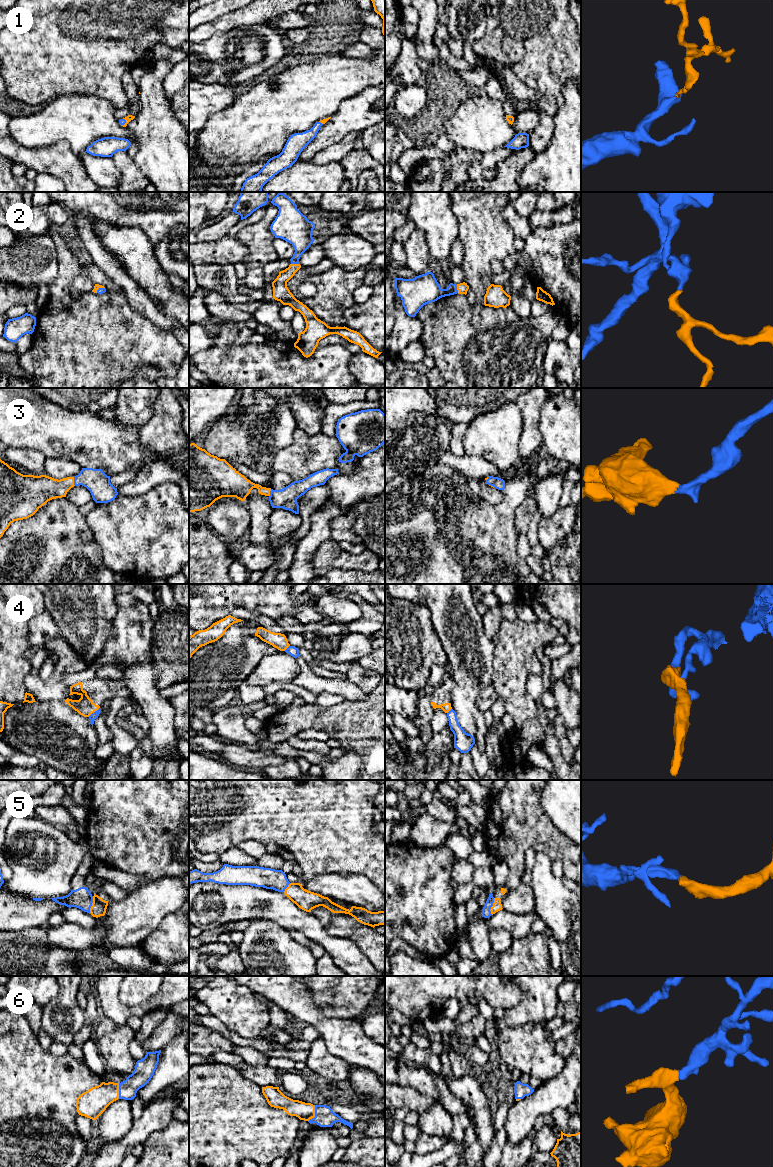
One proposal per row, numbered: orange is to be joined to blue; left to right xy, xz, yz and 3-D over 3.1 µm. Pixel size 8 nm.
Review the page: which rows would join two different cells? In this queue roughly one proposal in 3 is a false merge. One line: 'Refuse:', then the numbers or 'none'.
Refuse: 4

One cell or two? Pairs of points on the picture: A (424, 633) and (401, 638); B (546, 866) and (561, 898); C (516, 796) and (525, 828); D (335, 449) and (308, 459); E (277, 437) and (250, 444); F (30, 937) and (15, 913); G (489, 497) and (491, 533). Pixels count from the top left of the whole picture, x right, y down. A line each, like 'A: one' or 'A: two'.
A: one
B: one
C: one
D: one
E: one
F: two
G: two

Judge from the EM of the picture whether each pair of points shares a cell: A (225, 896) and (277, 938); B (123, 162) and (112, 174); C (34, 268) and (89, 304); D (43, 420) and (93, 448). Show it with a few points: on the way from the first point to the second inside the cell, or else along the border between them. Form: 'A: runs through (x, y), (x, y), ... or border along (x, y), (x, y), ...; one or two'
A: border along (249, 919), (264, 917), (275, 922); two
B: border along (111, 157), (114, 165), (121, 173), (120, 181); two
C: border along (57, 257), (57, 275), (49, 283); two
D: runs through (55, 431), (81, 437); one

